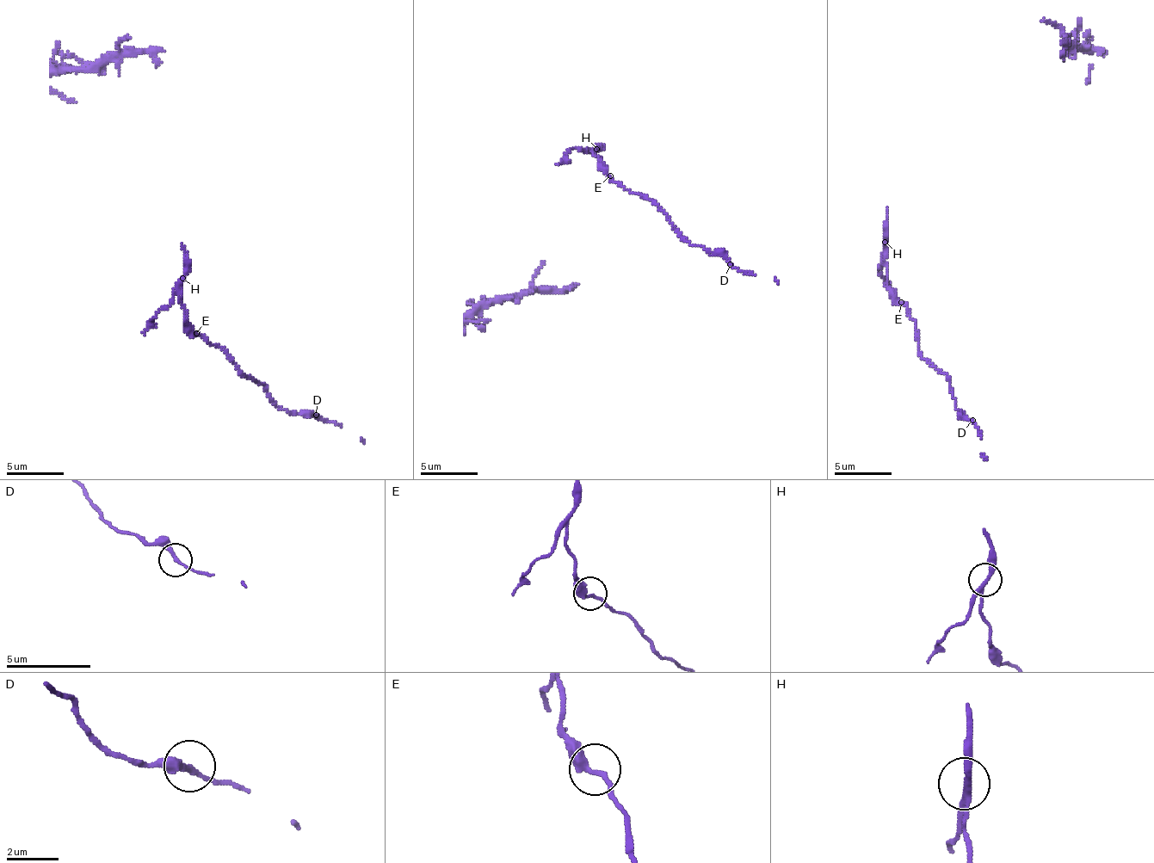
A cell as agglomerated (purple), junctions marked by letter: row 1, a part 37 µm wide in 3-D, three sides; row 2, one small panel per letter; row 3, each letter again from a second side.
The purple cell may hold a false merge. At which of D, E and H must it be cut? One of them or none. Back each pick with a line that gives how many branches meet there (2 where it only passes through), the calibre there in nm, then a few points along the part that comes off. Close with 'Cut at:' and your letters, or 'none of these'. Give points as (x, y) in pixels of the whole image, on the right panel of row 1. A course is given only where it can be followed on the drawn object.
H: 2 | 240 nm | (885, 241), (885, 261), (879, 270), (890, 292)
Cut at: H

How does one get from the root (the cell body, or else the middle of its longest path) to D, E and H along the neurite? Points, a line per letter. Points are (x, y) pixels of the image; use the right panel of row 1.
D: (887, 207), (885, 261), (887, 289), (916, 323), (918, 352), (947, 377), (955, 406), (961, 415), (972, 420)
E: (887, 207), (887, 257), (885, 261), (887, 263), (887, 289), (901, 302)
H: (887, 207), (887, 238), (885, 241)

